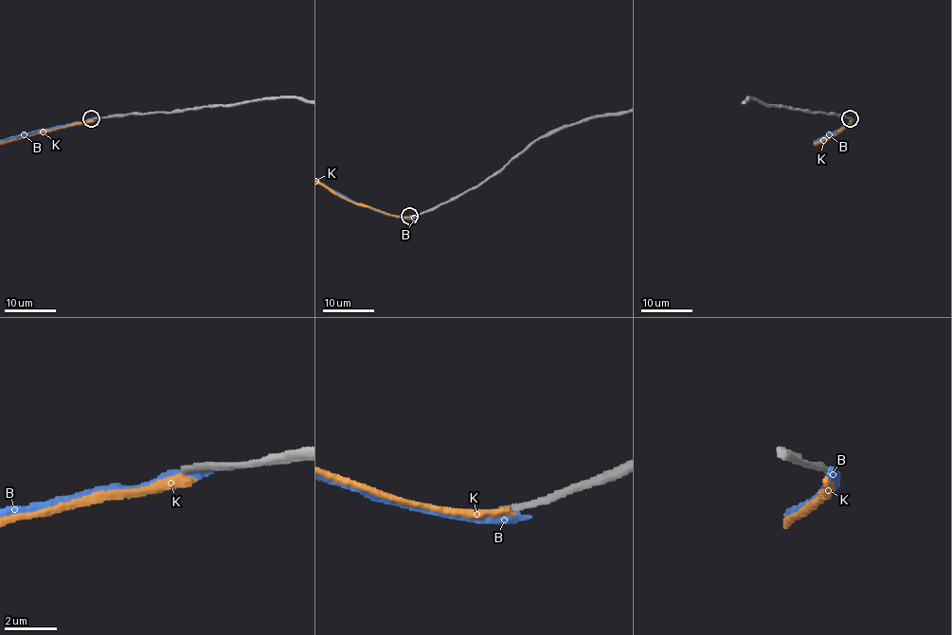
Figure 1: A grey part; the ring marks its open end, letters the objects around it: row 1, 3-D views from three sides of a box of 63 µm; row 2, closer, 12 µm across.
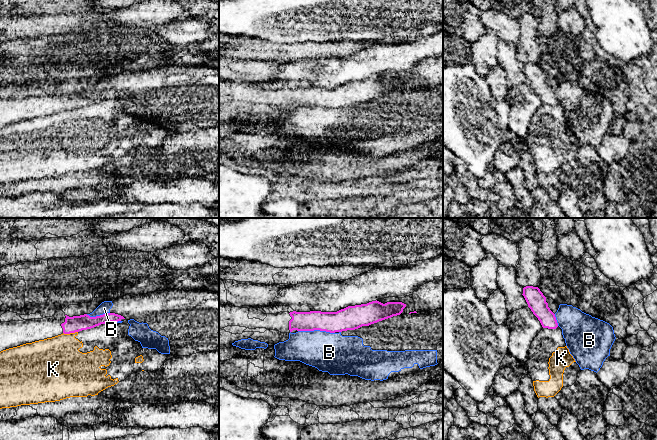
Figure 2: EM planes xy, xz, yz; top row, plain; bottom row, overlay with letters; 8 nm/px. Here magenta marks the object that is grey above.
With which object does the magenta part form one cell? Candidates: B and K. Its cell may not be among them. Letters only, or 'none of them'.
none of them

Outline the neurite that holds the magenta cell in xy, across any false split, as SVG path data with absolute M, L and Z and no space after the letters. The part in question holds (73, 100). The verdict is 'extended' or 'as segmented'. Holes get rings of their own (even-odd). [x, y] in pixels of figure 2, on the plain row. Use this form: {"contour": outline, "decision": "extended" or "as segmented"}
{"contour": "M56 86L54 92L43 95L0 97L0 128L26 119L52 114L63 109L75 109L122 95L125 94L115 89L96 93L90 93L87 90L69 93L62 86Z", "decision": "extended"}

